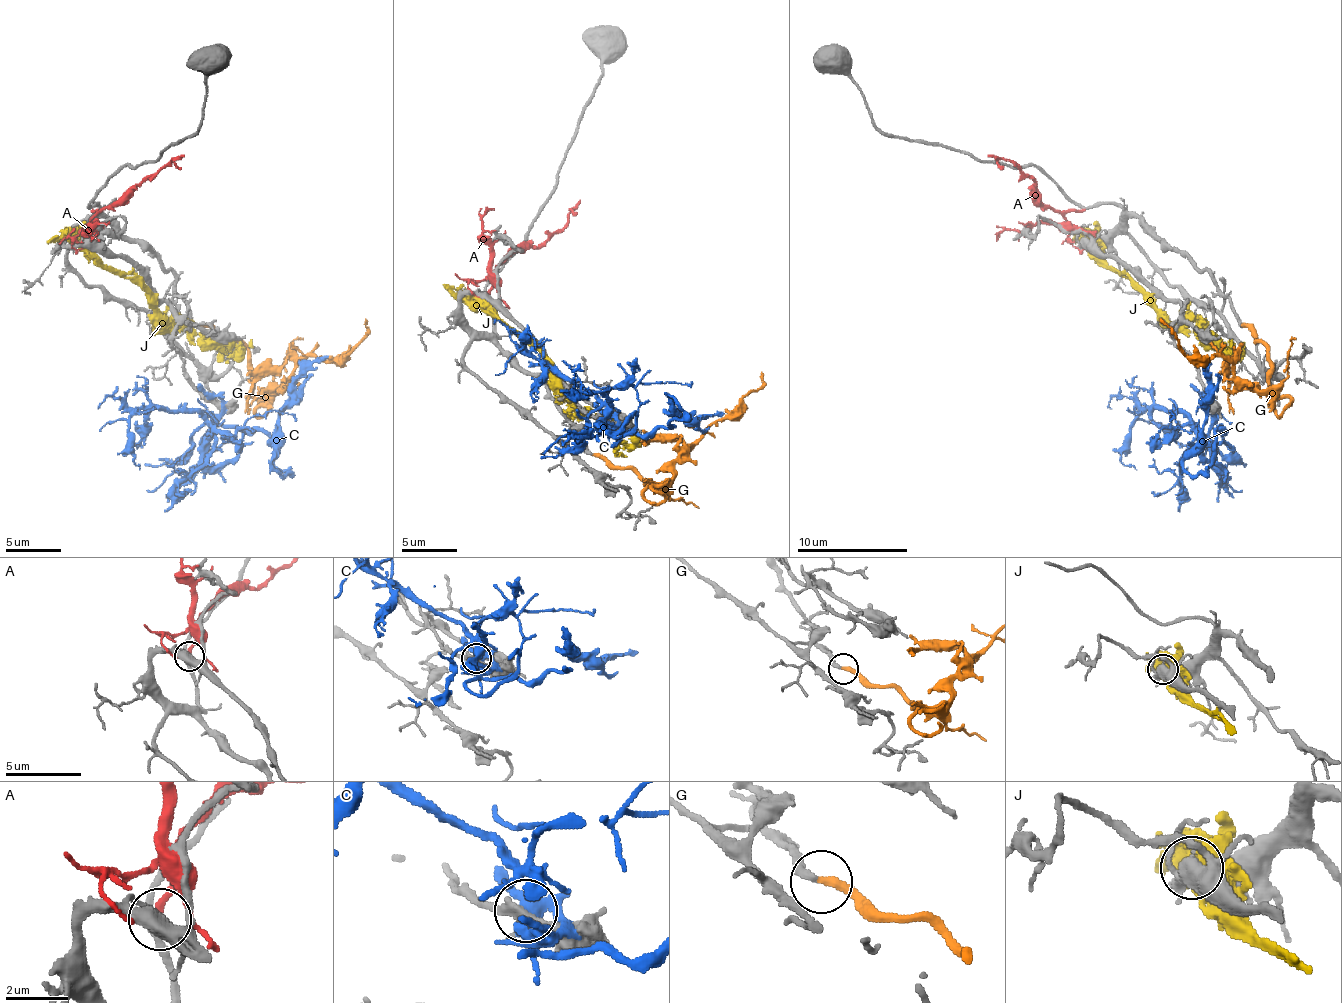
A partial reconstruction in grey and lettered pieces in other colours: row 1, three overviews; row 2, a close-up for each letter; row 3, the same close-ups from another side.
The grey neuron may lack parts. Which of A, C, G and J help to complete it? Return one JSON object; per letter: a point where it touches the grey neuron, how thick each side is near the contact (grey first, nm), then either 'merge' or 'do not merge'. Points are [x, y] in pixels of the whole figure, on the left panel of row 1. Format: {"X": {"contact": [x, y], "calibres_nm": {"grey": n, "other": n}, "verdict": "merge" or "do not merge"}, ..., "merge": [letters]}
{"A": {"contact": [92, 209], "calibres_nm": {"grey": 200, "other": 180}, "verdict": "do not merge"}, "C": {"contact": [209, 395], "calibres_nm": {"grey": 240, "other": 400}, "verdict": "do not merge"}, "G": {"contact": [198, 324], "calibres_nm": {"grey": 260, "other": 280}, "verdict": "merge"}, "J": {"contact": [78, 241], "calibres_nm": {"grey": 360, "other": 850}, "verdict": "do not merge"}, "merge": ["G"]}

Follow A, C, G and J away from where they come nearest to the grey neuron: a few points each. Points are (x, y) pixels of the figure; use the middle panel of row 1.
A: (489, 296), (495, 271), (514, 252), (542, 246), (558, 232), (580, 199)
C: (605, 418), (616, 421), (622, 432), (650, 435), (683, 415), (666, 396), (675, 418), (700, 421), (725, 413)
G: (594, 454), (630, 468), (644, 482), (664, 485), (672, 476), (672, 462), (763, 382), (761, 371)
J: (475, 296), (542, 354), (564, 382), (564, 393), (589, 415), (614, 418), (630, 435), (625, 449), (616, 454)

